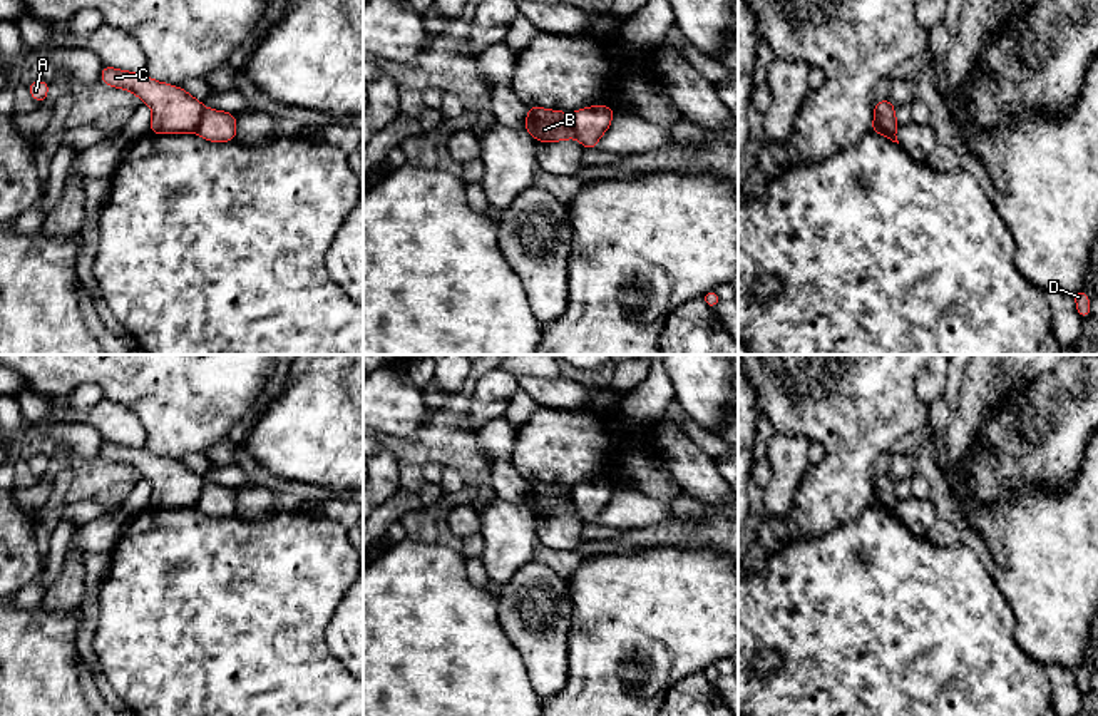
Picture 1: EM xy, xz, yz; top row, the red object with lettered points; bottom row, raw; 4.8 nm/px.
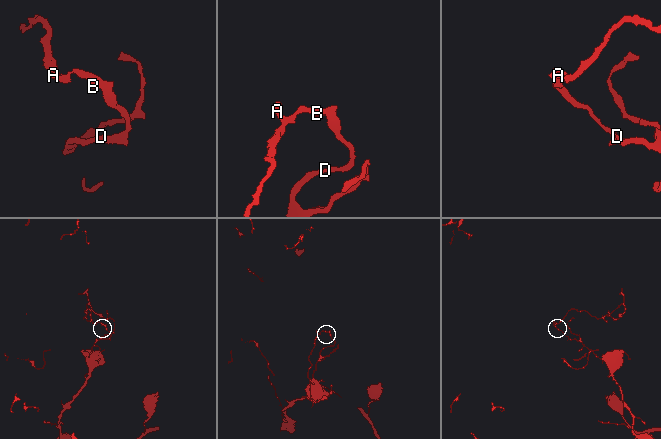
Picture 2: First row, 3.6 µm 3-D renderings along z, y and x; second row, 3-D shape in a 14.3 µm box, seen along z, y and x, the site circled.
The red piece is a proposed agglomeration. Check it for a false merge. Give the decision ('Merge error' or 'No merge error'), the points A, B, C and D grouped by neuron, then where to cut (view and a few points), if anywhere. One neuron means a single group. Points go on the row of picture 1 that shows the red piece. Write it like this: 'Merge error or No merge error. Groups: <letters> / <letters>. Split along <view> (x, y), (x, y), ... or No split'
Merge error. Groups: A B C / D. Split along xy (206, 109), (194, 131)

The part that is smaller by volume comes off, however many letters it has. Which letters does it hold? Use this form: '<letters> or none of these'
A, B, C

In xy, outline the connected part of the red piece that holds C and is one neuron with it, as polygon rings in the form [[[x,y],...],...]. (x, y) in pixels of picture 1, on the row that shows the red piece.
[[[102,67],[100,82],[136,94],[152,110],[152,134],[196,132],[206,110],[204,104],[184,89],[157,82],[144,74]]]

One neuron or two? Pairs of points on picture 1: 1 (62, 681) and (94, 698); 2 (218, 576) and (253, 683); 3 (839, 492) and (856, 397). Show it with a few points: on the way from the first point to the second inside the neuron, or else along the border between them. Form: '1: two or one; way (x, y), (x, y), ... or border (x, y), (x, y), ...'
1: two; border (79, 656), (77, 680), (87, 698)
2: one; way (218, 603), (218, 641), (226, 656)
3: one; way (846, 469), (854, 420)

